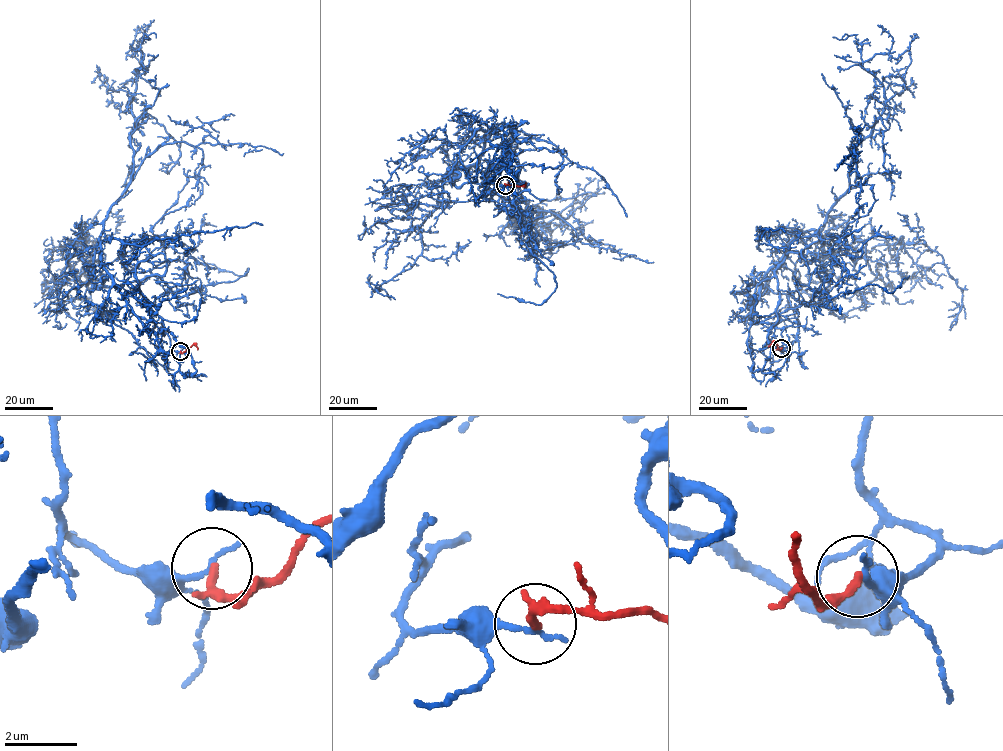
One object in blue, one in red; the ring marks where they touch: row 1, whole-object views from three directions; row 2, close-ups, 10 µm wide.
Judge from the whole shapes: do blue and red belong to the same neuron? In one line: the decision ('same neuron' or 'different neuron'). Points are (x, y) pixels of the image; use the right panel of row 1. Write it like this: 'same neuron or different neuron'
different neuron

